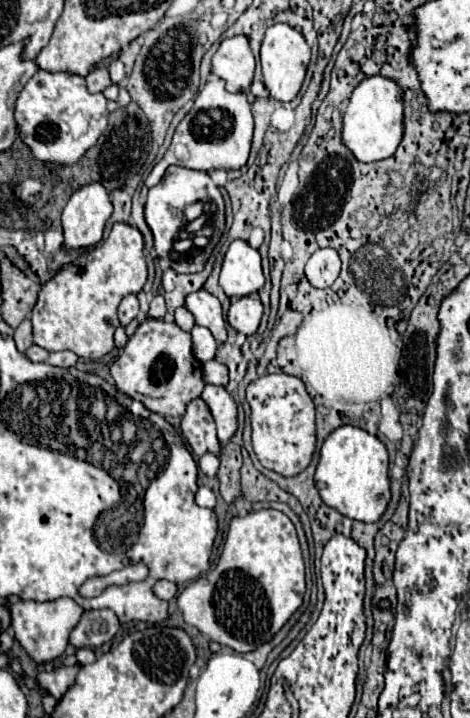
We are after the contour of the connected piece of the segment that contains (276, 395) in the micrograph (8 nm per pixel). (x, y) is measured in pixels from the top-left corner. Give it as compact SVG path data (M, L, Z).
M265 374L245 390L251 406L251 442L263 468L281 476L295 476L305 470L315 450L315 405L304 383L289 374Z

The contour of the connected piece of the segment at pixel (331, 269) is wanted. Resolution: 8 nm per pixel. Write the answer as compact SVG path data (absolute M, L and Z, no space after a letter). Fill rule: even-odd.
M321 248L305 264L305 276L313 288L329 288L339 276L341 260L335 250Z

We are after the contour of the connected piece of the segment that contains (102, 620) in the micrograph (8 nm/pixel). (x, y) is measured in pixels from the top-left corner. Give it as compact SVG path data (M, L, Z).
M85 610L69 634L69 644L75 648L97 648L109 642L117 630L119 620L111 610Z

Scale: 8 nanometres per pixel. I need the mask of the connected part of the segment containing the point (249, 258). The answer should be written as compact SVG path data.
M233 240L221 266L219 284L229 298L243 298L261 290L265 278L259 252L245 240Z

